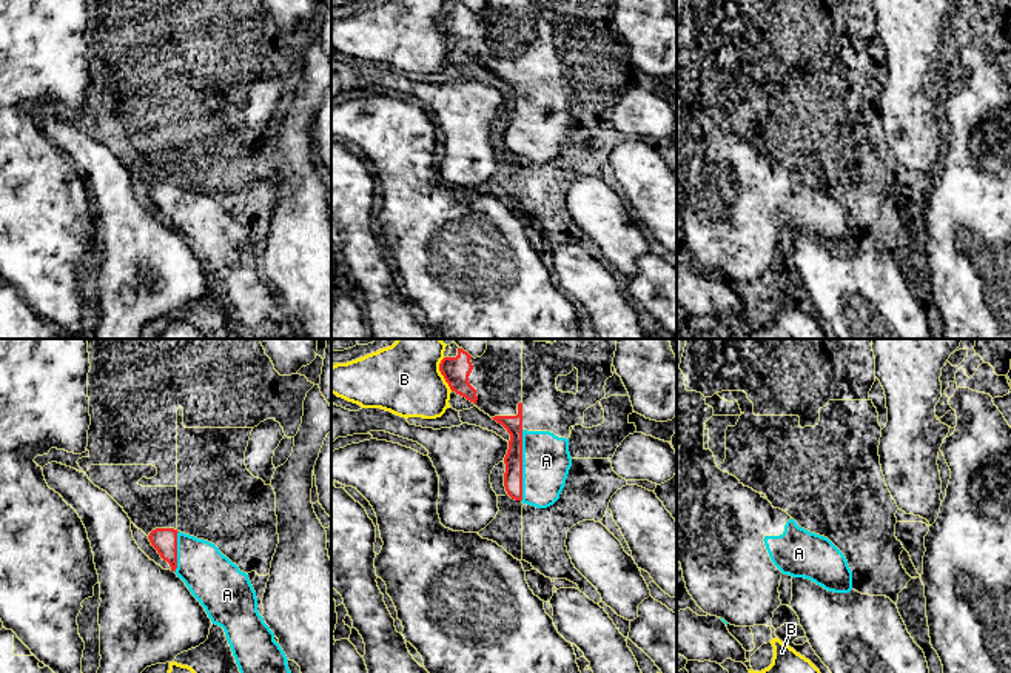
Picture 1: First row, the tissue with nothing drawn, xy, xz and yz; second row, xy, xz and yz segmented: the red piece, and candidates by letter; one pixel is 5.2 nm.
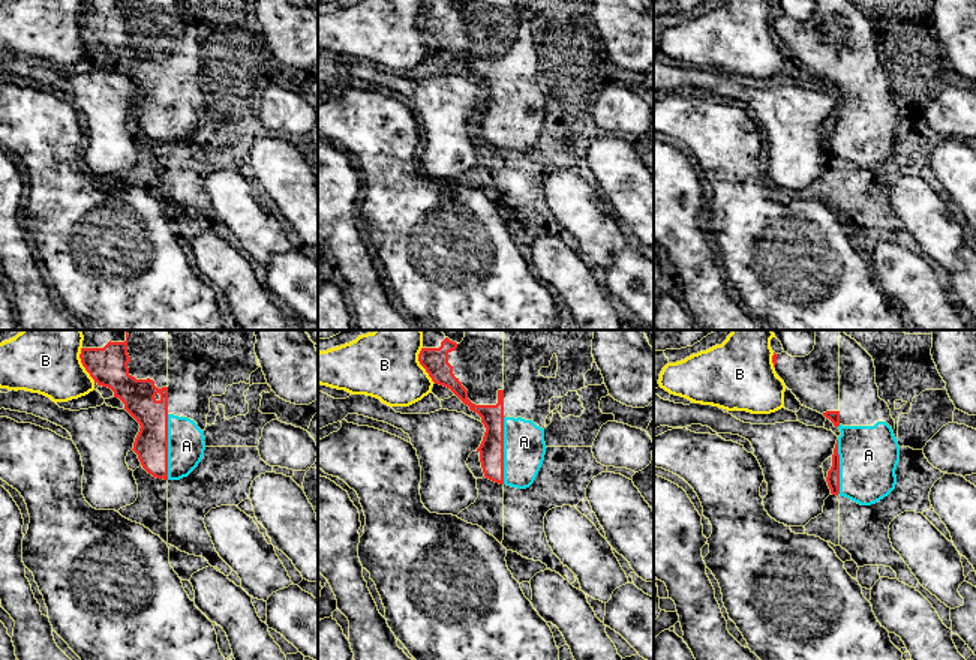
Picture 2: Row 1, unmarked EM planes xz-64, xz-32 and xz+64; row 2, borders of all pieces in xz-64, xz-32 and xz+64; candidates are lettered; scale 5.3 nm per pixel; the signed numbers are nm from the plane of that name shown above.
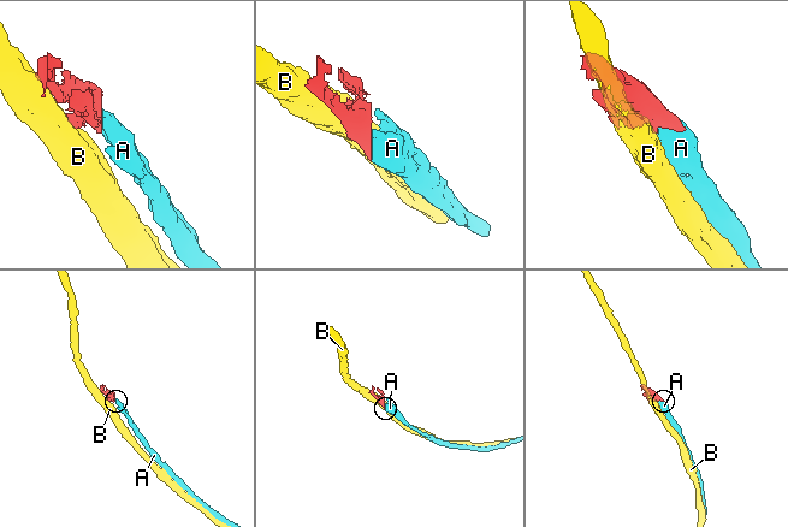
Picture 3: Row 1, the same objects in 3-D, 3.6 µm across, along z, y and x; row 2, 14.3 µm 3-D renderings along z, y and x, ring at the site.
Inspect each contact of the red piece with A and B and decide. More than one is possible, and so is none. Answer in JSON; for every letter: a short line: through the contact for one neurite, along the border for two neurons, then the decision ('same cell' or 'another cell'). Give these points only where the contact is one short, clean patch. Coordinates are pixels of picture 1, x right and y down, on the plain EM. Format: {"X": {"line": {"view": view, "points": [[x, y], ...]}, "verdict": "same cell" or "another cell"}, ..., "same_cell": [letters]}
{"A": {"verdict": "same cell"}, "B": {"verdict": "another cell"}, "same_cell": ["A"]}

